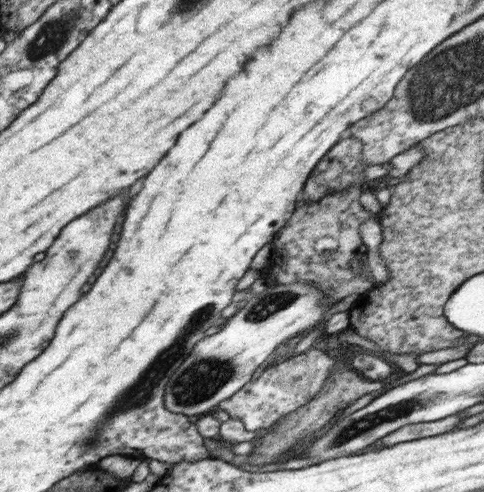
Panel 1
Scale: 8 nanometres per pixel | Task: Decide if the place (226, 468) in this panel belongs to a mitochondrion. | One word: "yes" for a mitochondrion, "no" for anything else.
no

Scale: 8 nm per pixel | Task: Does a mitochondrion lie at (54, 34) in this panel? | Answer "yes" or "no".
yes

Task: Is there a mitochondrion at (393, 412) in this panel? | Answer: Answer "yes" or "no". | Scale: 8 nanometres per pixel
yes

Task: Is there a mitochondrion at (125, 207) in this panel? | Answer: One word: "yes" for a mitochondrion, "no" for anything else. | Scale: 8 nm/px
no

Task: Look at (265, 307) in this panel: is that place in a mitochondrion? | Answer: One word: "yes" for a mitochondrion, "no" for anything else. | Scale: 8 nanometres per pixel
yes

